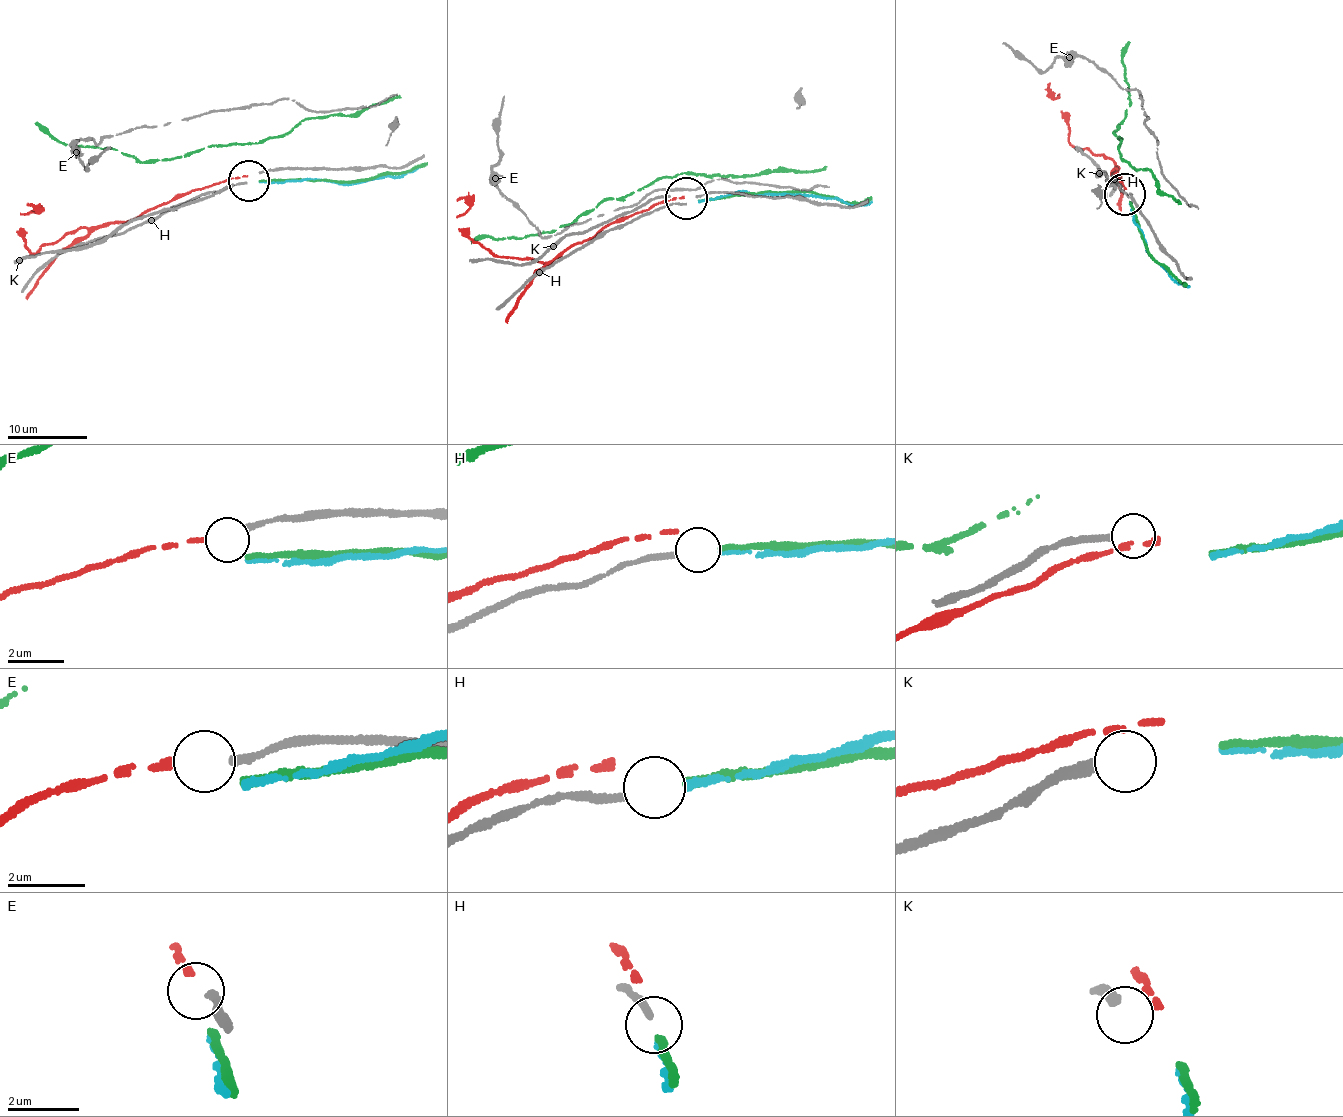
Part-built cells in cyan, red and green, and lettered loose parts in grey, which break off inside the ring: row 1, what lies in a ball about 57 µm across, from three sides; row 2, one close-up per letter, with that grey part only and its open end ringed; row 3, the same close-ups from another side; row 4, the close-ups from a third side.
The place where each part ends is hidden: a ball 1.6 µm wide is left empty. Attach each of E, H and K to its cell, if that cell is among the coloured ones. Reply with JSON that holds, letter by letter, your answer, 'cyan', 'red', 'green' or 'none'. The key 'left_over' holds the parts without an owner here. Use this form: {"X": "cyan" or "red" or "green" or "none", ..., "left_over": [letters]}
{"E": "red", "H": "cyan", "K": "none", "left_over": ["K"]}

